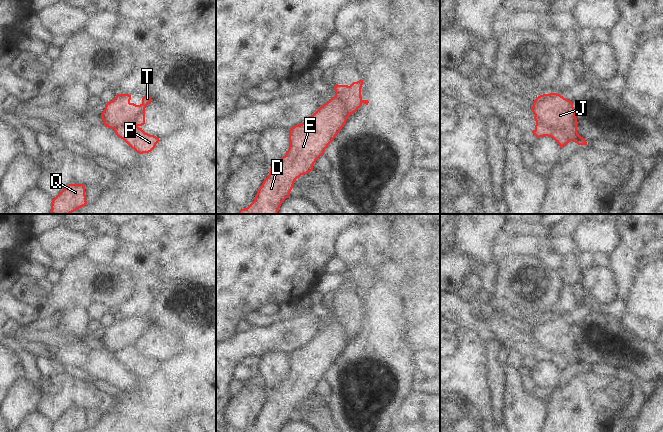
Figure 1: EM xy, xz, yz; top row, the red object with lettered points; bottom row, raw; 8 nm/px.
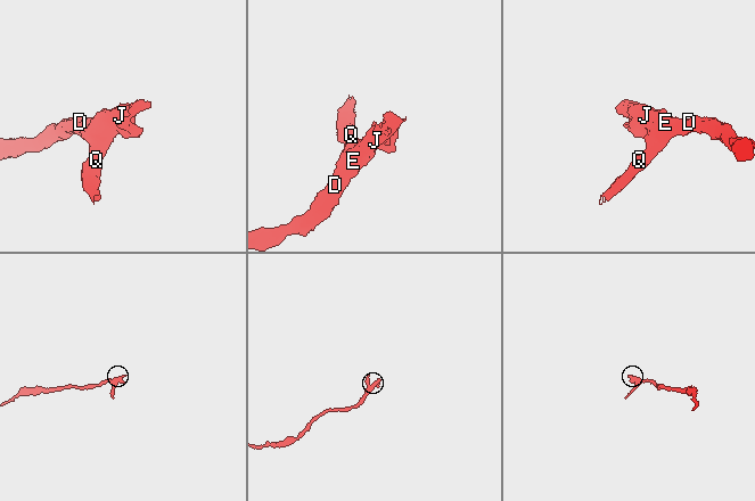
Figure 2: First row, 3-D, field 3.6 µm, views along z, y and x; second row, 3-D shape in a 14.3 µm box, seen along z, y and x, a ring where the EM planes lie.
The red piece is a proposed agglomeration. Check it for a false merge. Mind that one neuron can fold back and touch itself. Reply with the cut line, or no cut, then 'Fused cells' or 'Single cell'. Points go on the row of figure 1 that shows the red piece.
Split along yz (534, 116), (542, 123), (559, 129), (571, 140). Fused cells

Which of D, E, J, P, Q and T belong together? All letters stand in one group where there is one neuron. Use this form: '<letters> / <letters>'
D E J Q T / P

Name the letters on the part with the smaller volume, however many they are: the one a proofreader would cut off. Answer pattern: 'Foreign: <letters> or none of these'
Foreign: P

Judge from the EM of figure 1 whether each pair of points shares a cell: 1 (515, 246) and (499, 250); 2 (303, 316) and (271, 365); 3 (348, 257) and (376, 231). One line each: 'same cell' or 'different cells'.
1: same cell
2: different cells
3: same cell

